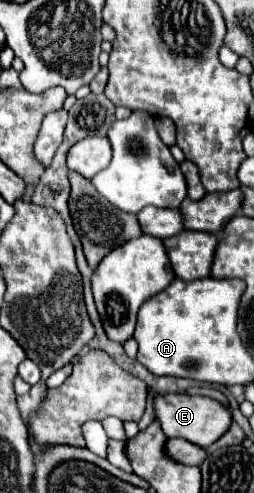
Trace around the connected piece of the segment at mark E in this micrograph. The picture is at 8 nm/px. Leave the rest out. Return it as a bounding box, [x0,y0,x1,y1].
[153,393,231,449]

